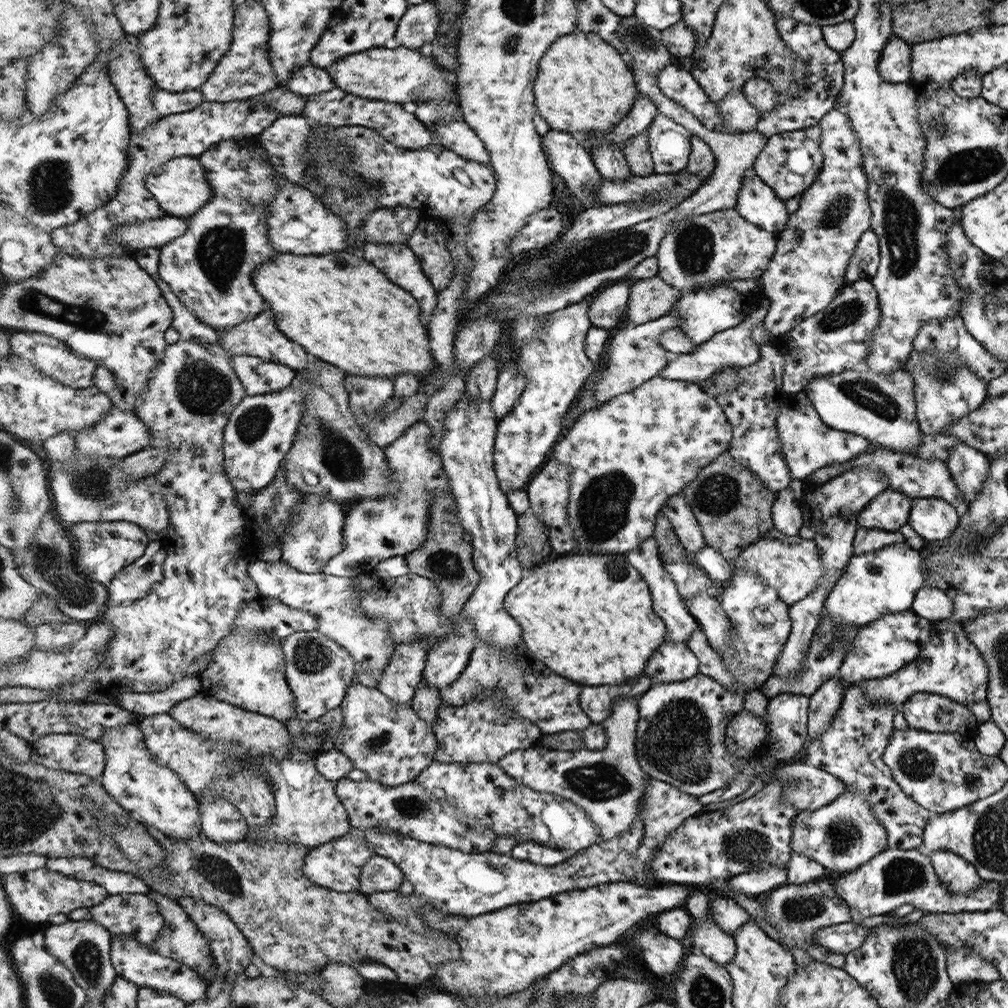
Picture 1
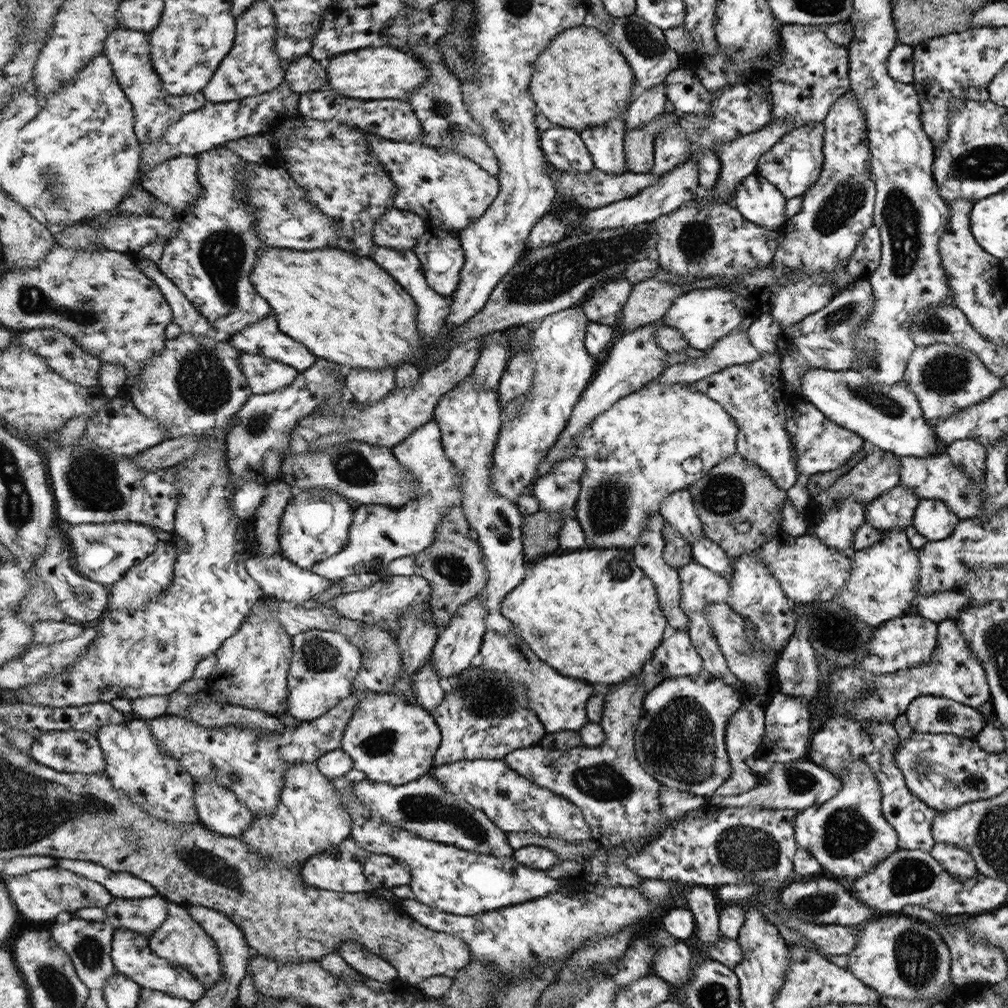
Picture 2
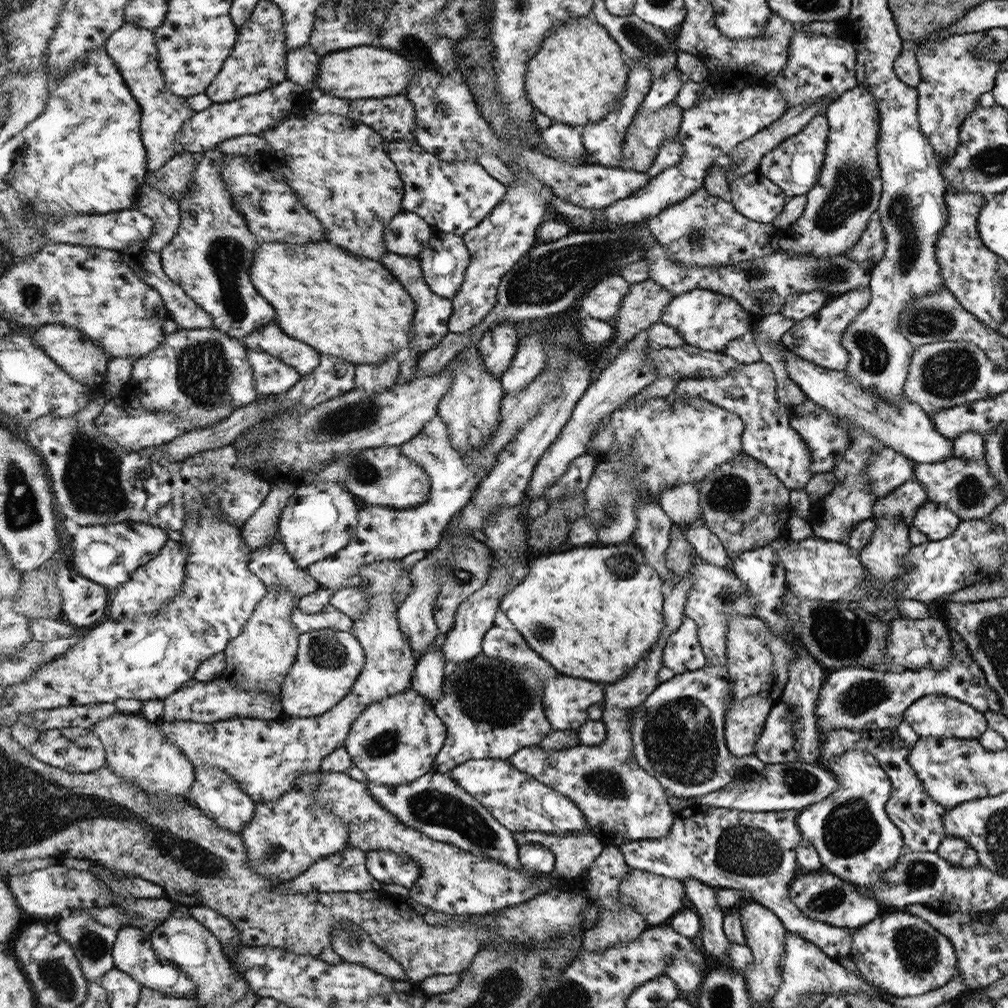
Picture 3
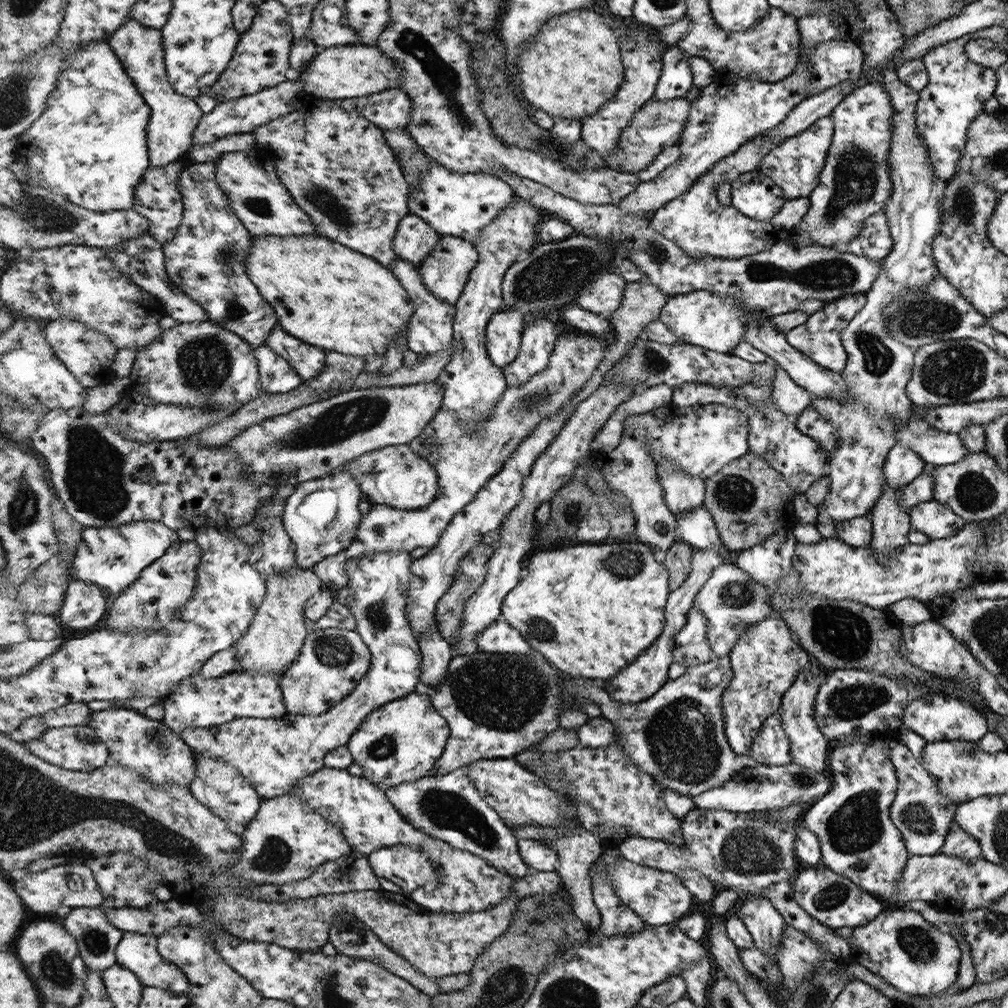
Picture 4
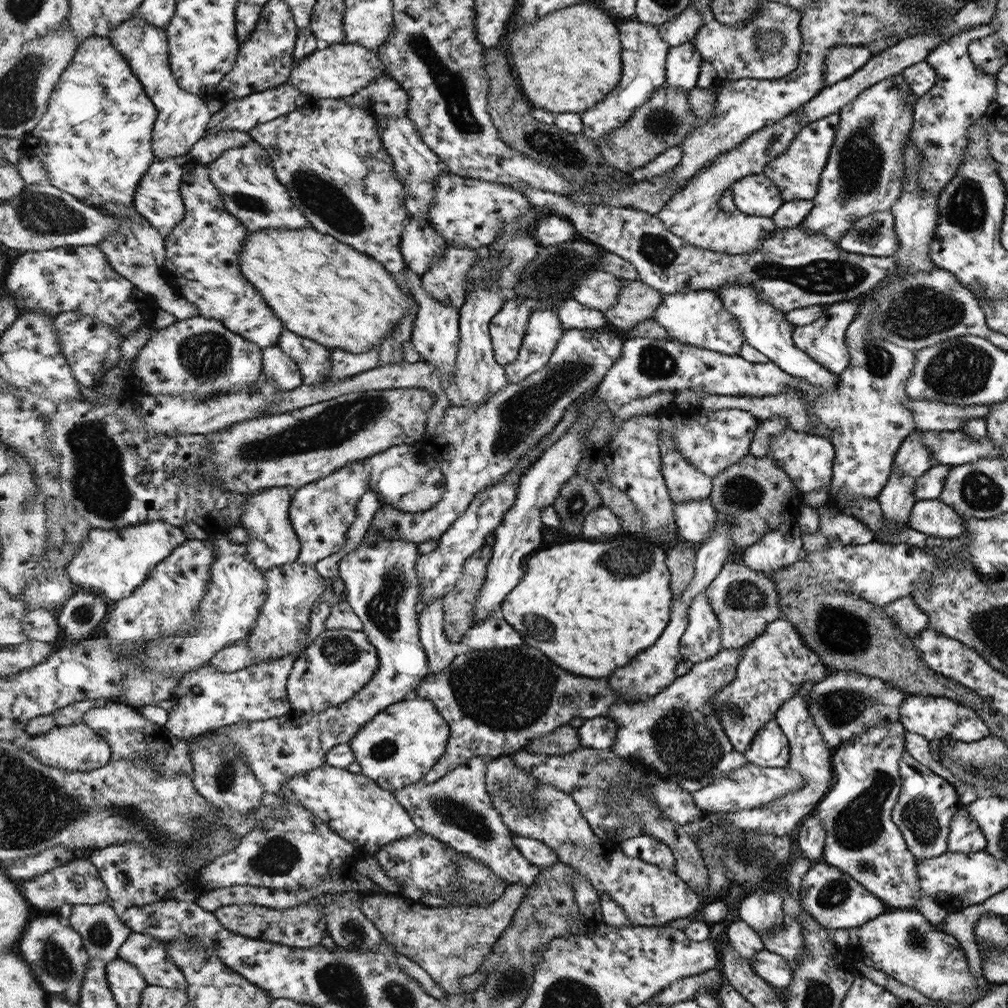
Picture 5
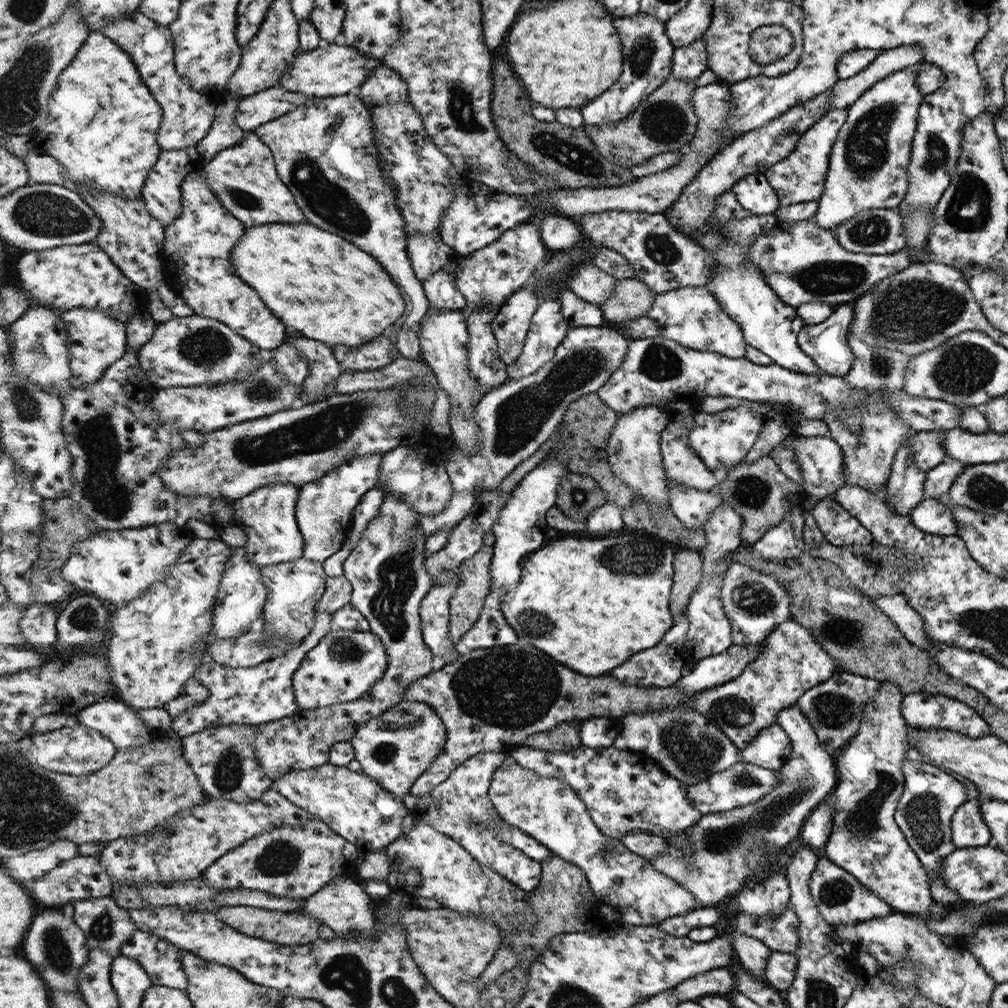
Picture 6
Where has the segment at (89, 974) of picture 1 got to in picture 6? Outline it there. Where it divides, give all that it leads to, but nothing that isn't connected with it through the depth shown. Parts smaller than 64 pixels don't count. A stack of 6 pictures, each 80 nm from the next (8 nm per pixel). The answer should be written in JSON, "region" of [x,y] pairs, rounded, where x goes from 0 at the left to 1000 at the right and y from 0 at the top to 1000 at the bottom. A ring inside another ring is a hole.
{"region":[[[113,889],[77,893],[73,899],[73,910],[88,929],[91,943],[101,941],[119,949],[121,939],[138,924],[129,902],[124,903]]]}

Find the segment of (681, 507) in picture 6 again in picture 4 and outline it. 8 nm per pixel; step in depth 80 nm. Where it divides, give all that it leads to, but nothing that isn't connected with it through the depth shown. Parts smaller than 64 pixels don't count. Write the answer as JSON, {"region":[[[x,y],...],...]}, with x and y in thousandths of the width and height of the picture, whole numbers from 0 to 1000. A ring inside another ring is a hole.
{"region":[[[698,500],[683,508],[678,508],[678,510],[673,510],[672,530],[688,546],[700,546],[709,542],[718,556],[722,557],[726,553],[725,549],[713,539],[715,535],[708,515]]]}

